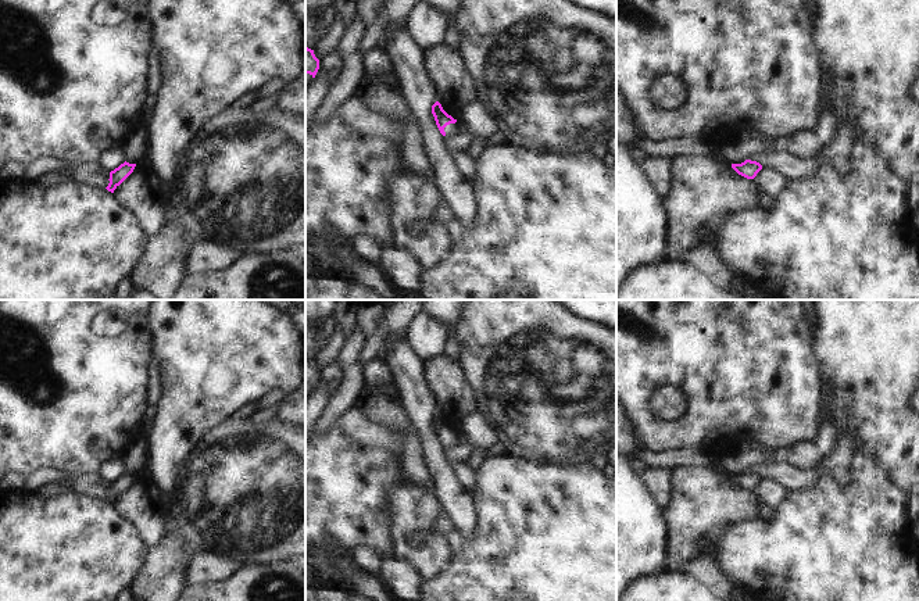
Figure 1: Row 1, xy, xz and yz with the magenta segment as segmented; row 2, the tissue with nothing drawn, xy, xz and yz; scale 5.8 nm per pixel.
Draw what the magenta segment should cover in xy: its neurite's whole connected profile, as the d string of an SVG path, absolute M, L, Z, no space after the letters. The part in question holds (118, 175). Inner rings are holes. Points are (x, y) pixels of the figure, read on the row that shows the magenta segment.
M124 162L118 168L110 172L110 183L106 187L108 192L114 190L133 172L136 164Z

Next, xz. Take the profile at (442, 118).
M436 101L432 105L432 114L435 117L436 125L443 136L453 136L457 133L469 133L469 130L458 121L448 115L441 104Z

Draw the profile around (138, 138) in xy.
M139 126L133 132L130 132L122 143L122 154L124 154L125 161L129 164L136 164L135 161L129 160L125 155L125 151L124 151L125 147L137 147L139 157L143 158L147 153L147 128Z

